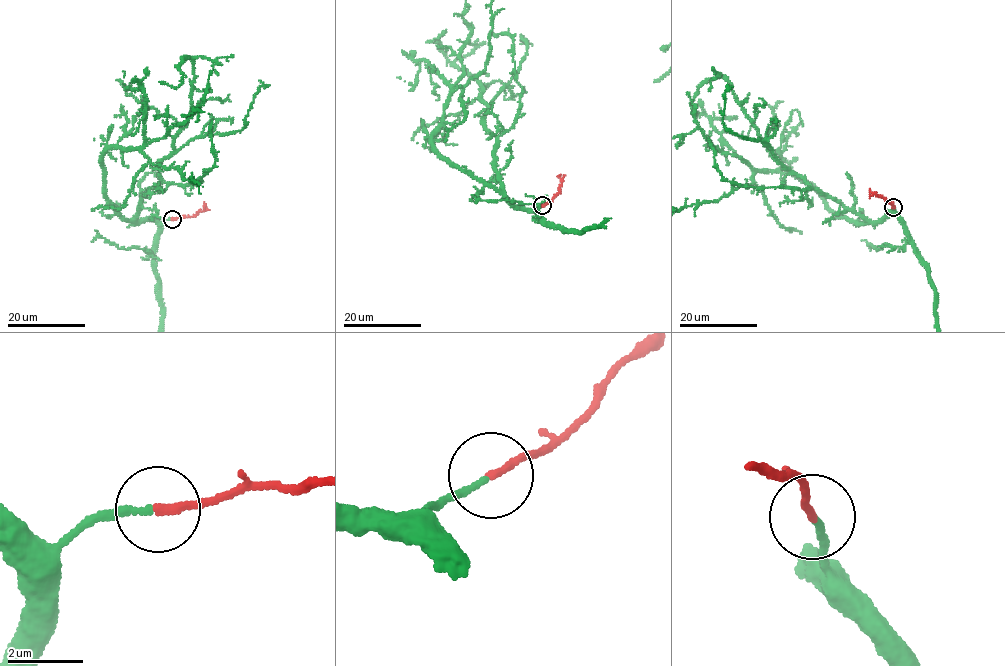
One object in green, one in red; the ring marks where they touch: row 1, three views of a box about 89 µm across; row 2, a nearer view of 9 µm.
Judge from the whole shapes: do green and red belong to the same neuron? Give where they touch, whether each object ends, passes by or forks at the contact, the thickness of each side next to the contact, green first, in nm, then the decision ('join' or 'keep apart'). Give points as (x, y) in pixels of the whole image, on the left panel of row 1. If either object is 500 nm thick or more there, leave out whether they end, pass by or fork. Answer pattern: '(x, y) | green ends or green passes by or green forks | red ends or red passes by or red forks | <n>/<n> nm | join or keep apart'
(172, 219) | green ends | red ends | 170/200 nm | join

